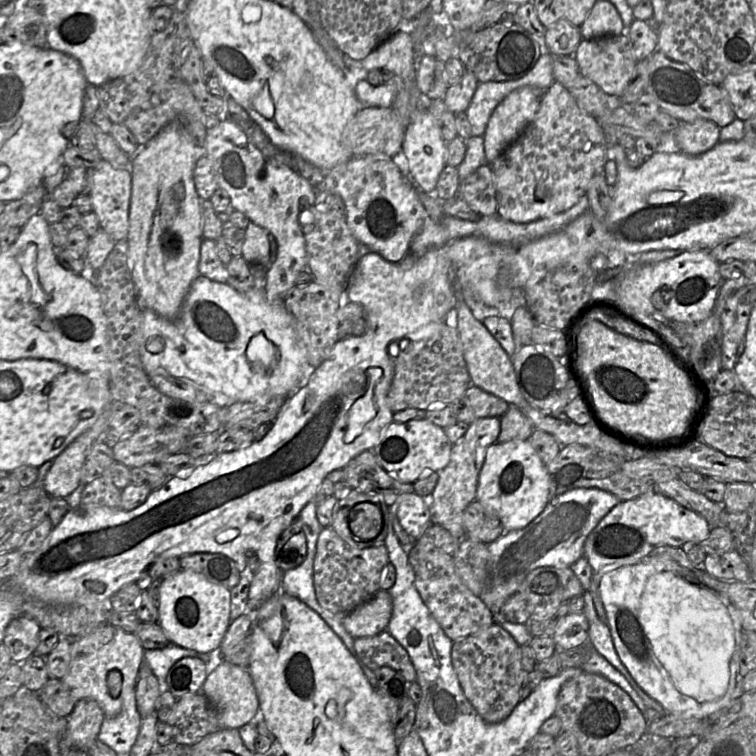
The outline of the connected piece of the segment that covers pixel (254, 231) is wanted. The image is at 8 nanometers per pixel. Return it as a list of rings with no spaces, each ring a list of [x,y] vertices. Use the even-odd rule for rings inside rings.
[[[251,222],[245,228],[242,256],[251,266],[268,268],[271,265],[269,231]]]

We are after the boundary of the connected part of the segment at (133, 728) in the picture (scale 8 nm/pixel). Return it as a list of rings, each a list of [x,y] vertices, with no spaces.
[[[127,677],[122,679],[120,697],[123,700],[121,712],[115,717],[105,717],[98,740],[109,746],[117,754],[130,754],[141,726],[142,718],[136,706],[136,690],[127,692]]]

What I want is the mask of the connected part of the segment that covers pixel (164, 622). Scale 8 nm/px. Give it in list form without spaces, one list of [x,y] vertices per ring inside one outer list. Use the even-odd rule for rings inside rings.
[[[180,570],[162,580],[158,624],[171,643],[200,653],[220,647],[230,625],[231,589],[192,570]]]

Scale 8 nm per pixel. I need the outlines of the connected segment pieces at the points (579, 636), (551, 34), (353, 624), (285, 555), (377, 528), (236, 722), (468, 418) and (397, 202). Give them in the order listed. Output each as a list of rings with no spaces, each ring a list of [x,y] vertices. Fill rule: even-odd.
[[[583,612],[564,616],[552,636],[557,651],[588,645],[588,637],[589,622]]]
[[[561,19],[547,27],[544,48],[552,55],[574,56],[582,40],[581,28]]]
[[[379,590],[342,620],[353,638],[371,637],[385,631],[393,611],[393,600],[388,590]]]
[[[293,522],[281,534],[276,549],[275,559],[278,567],[288,571],[300,566],[307,556],[307,539],[302,527]]]
[[[358,503],[349,514],[351,531],[363,541],[375,539],[381,533],[383,523],[383,512],[373,503]]]
[[[223,661],[207,676],[202,693],[217,711],[219,725],[222,728],[238,729],[260,714],[257,692],[247,668]]]
[[[471,384],[461,398],[451,404],[451,409],[454,418],[471,424],[479,418],[502,417],[509,406],[502,398]]]
[[[250,116],[243,128],[247,139],[266,158],[285,164],[301,176],[306,178],[313,187],[339,195],[345,204],[346,220],[348,227],[355,238],[370,251],[375,251],[390,262],[399,262],[410,250],[413,237],[419,232],[426,216],[425,207],[420,199],[419,189],[410,178],[407,165],[399,165],[391,157],[385,154],[352,157],[333,168],[325,169],[317,167],[303,159],[300,155],[275,146],[262,128]]]

